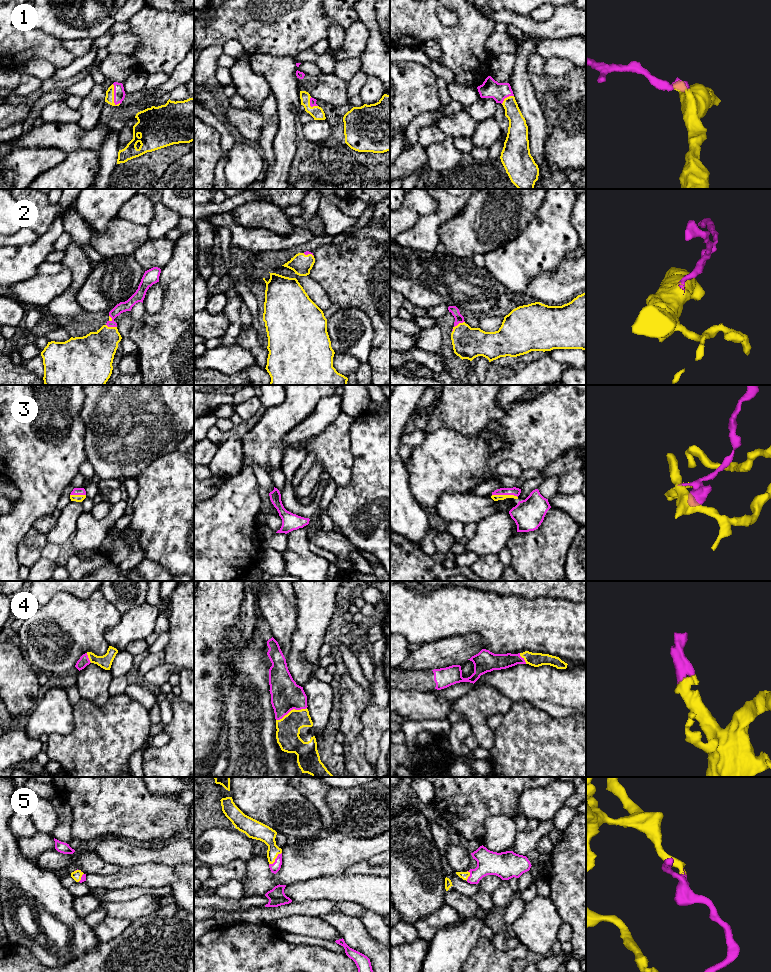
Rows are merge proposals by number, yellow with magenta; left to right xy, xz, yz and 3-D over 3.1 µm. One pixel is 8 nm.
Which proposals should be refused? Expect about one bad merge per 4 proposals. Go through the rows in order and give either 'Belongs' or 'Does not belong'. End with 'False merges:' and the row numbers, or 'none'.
1: Belongs
2: Belongs
3: Belongs
4: Belongs
5: Belongs
False merges: none

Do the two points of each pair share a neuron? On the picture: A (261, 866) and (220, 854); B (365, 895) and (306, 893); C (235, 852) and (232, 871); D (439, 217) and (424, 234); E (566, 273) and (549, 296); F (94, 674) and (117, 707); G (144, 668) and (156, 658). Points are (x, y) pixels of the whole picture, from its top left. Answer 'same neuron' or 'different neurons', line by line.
A: different neurons
B: same neuron
C: different neurons
D: same neuron
E: same neuron
F: different neurons
G: same neuron

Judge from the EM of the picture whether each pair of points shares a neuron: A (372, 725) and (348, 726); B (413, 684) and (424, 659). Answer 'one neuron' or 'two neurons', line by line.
A: two neurons
B: two neurons

